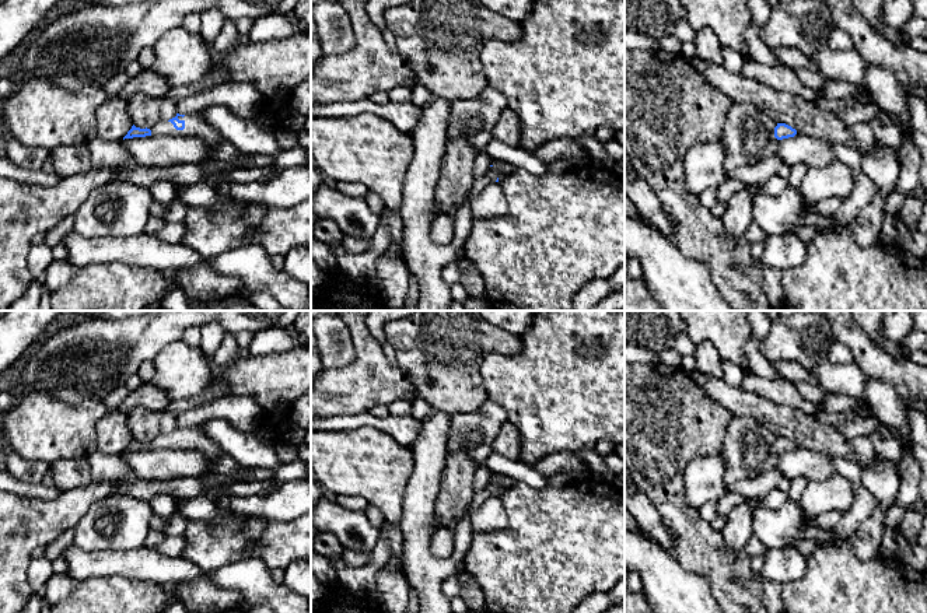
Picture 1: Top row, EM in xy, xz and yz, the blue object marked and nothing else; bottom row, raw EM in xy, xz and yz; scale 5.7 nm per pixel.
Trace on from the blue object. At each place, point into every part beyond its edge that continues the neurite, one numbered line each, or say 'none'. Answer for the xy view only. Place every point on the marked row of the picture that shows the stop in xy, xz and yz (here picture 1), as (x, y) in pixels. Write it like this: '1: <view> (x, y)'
1: xy (221, 150)

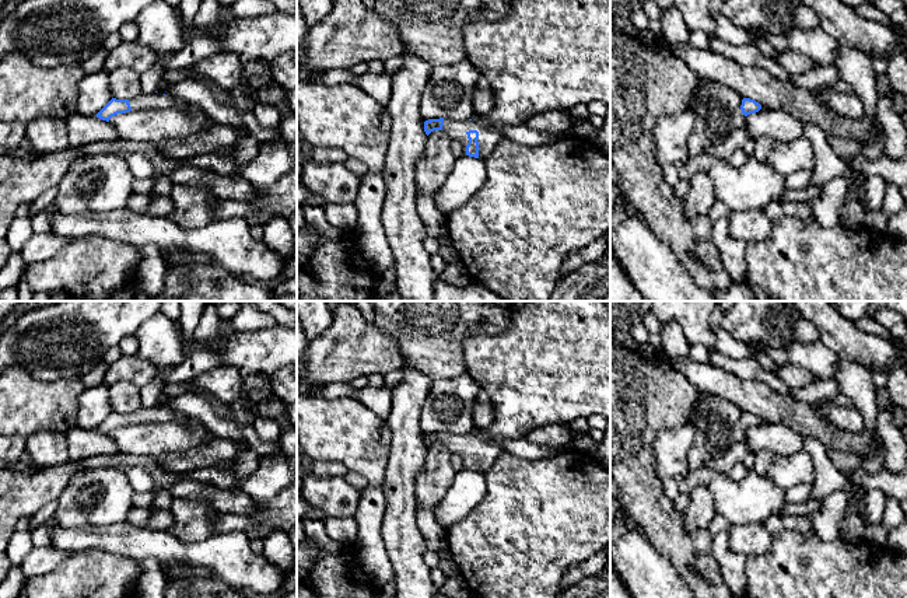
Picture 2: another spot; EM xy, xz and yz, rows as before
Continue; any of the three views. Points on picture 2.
1: xz (487, 139)

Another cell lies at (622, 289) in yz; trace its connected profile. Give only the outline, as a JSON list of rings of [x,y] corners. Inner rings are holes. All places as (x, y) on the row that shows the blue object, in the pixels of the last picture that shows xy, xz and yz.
[[[610,249],[610,301],[642,301]]]

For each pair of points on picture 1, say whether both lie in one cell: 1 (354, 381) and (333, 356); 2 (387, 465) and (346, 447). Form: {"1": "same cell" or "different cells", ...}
{"1": "different cells", "2": "same cell"}

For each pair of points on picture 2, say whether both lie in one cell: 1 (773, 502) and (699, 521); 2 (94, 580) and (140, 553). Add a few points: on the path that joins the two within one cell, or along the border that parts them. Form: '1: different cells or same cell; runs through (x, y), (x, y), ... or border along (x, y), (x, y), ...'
1: different cells; border along (697, 485), (704, 485), (711, 493), (717, 513)
2: different cells; border along (97, 551), (125, 556), (140, 565)

